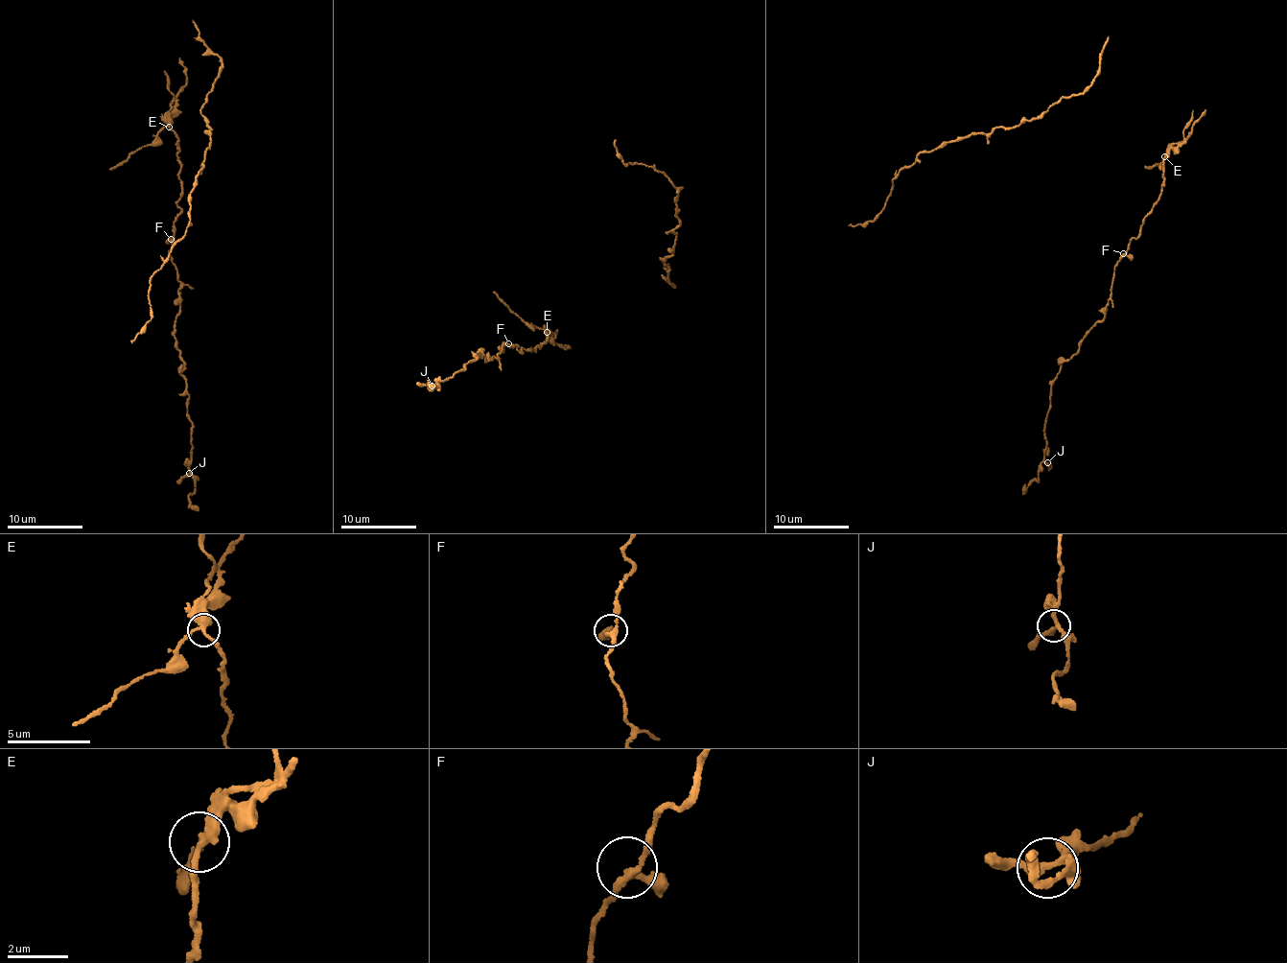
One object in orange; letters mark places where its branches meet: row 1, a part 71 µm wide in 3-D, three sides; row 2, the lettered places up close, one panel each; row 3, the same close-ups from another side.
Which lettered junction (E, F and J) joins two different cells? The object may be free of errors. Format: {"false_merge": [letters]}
{"false_merge": ["E"]}

